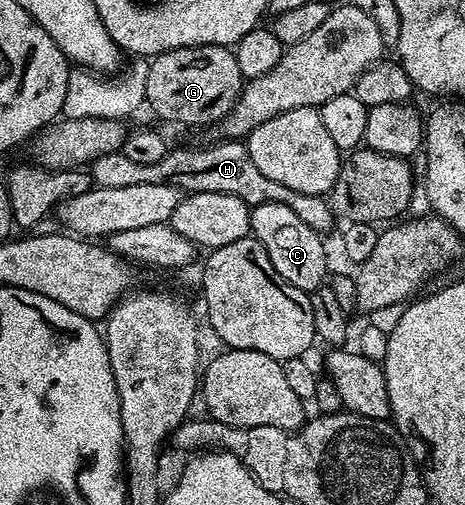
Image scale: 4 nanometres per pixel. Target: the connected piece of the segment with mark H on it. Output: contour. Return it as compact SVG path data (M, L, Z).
M222 141L212 147L179 147L169 149L161 161L153 161L153 165L141 165L130 157L125 157L122 150L109 153L105 157L97 157L89 164L91 182L97 187L122 189L128 185L173 185L180 192L190 193L229 193L233 197L241 197L247 206L252 208L266 203L289 205L309 229L327 233L336 226L337 220L331 212L331 204L324 196L297 193L297 189L288 189L285 185L265 177L257 165L253 165L253 157L249 157L247 144L243 141Z

